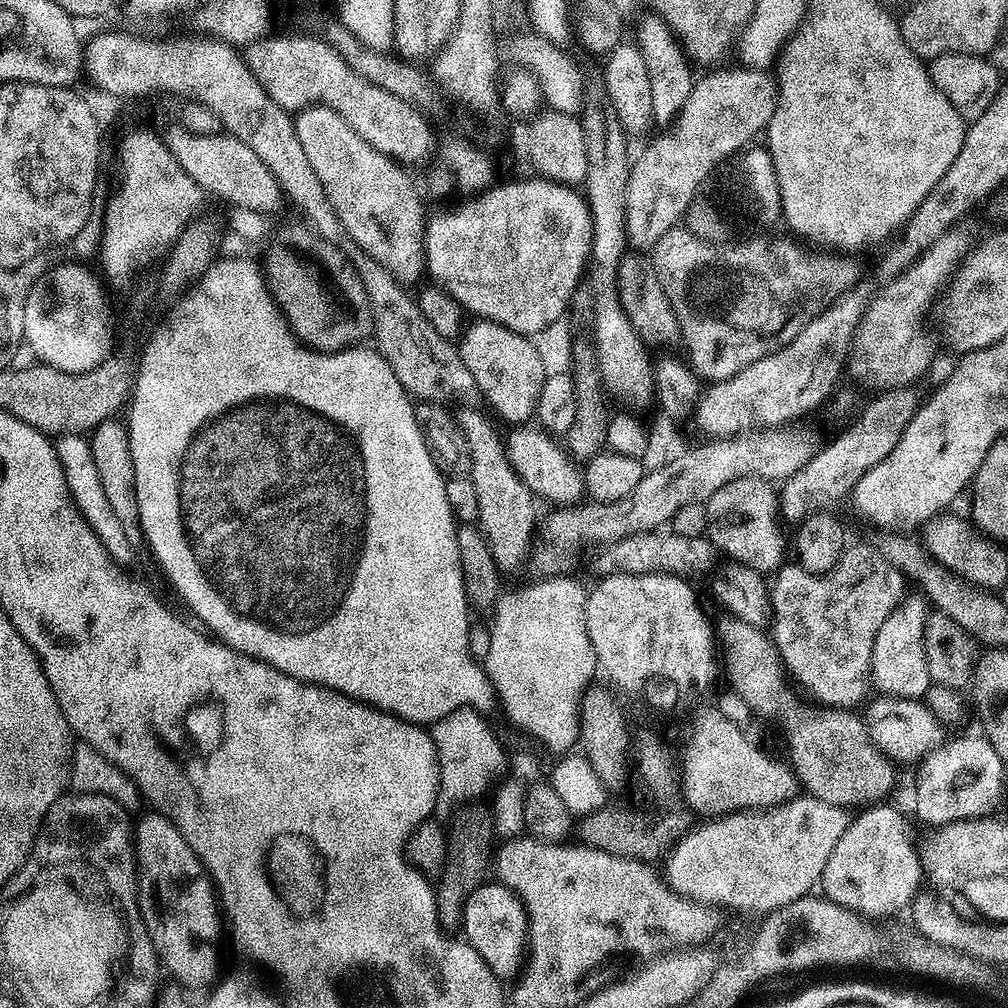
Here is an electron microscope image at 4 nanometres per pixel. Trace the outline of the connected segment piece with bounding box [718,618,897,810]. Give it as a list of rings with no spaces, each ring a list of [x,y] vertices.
[[[724,618],[720,628],[718,624],[718,636],[719,632],[724,642],[728,680],[737,698],[750,711],[780,723],[784,740],[788,743],[787,759],[803,791],[822,802],[849,810],[855,809],[855,804],[866,806],[883,801],[896,780],[897,769],[872,744],[868,724],[860,721],[855,711],[846,708],[817,706],[812,702],[803,704],[788,689],[790,677],[784,659],[765,629],[750,626],[750,622]]]

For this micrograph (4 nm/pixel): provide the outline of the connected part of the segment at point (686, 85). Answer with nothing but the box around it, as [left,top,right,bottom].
[634,14,694,125]

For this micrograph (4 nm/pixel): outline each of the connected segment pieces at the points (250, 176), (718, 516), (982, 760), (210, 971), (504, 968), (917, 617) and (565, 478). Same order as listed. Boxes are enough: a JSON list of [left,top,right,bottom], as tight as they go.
[[167,134,282,214],[706,476,785,574],[914,733,1005,827],[133,812,222,989],[462,883,529,981],[870,595,932,700],[506,426,582,506]]

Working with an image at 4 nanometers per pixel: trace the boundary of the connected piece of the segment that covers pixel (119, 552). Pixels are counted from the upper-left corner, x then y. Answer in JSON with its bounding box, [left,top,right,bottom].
[55,435,134,566]

